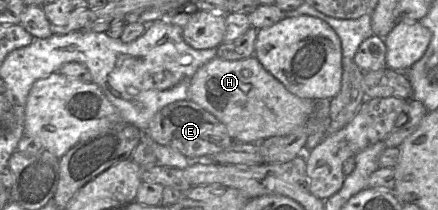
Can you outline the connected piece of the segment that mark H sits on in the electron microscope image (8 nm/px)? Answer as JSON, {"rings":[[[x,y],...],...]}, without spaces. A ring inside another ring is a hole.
{"rings":[[[254,55],[240,60],[216,56],[202,65],[191,80],[188,100],[213,114],[225,125],[233,142],[240,143],[260,143],[270,137],[288,135],[311,118],[316,108],[316,100],[300,98],[288,91]]]}

